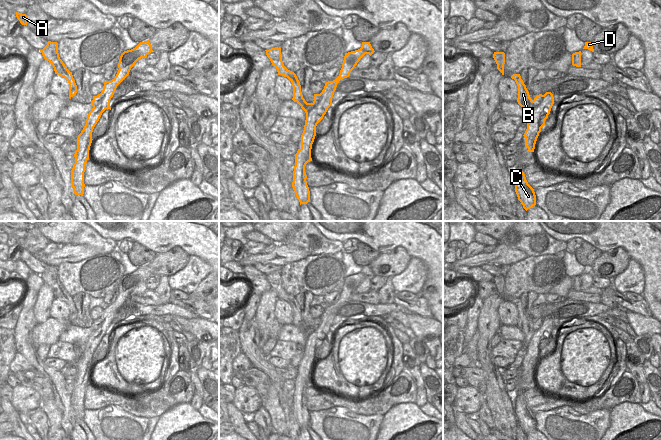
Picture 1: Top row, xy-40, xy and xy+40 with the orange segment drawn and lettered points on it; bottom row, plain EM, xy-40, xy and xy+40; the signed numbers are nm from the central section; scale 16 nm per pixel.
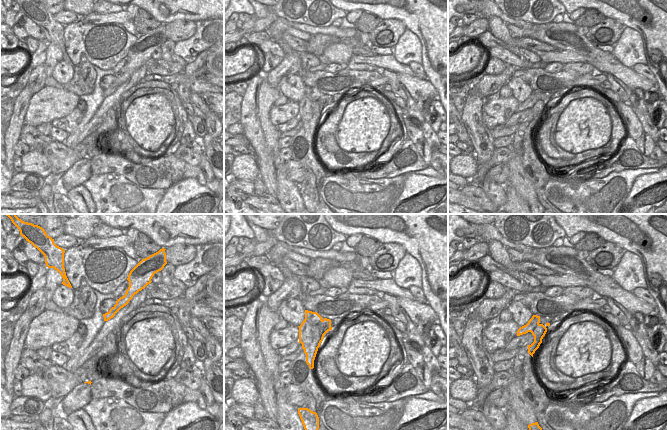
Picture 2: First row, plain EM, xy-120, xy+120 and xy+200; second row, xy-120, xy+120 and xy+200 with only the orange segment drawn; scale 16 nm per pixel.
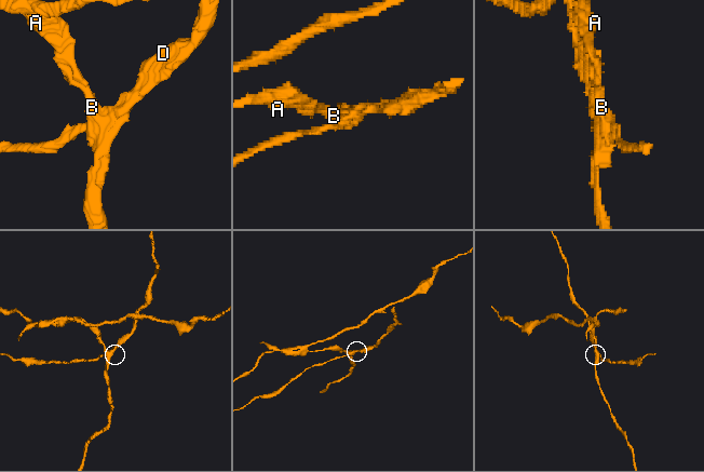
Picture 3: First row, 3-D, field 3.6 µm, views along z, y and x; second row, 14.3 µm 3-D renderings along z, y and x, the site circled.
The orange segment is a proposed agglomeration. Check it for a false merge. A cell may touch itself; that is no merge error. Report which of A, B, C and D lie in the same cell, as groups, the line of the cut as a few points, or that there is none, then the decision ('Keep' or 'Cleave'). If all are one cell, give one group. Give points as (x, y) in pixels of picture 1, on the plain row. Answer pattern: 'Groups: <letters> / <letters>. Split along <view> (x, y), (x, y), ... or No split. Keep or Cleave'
Groups: A B / C D. Split along xy+40 (533, 324), (534, 334), (527, 345). Cleave.

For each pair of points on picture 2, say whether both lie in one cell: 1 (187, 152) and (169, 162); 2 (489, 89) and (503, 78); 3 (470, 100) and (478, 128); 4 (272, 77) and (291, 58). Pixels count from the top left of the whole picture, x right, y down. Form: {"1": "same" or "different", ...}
{"1": "different", "2": "same", "3": "same", "4": "same"}

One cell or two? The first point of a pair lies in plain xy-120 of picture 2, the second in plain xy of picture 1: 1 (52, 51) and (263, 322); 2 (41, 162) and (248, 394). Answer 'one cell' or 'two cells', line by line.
1: one cell
2: one cell

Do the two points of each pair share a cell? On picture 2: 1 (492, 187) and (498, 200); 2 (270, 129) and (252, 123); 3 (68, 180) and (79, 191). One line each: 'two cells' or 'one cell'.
1: one cell
2: two cells
3: two cells

